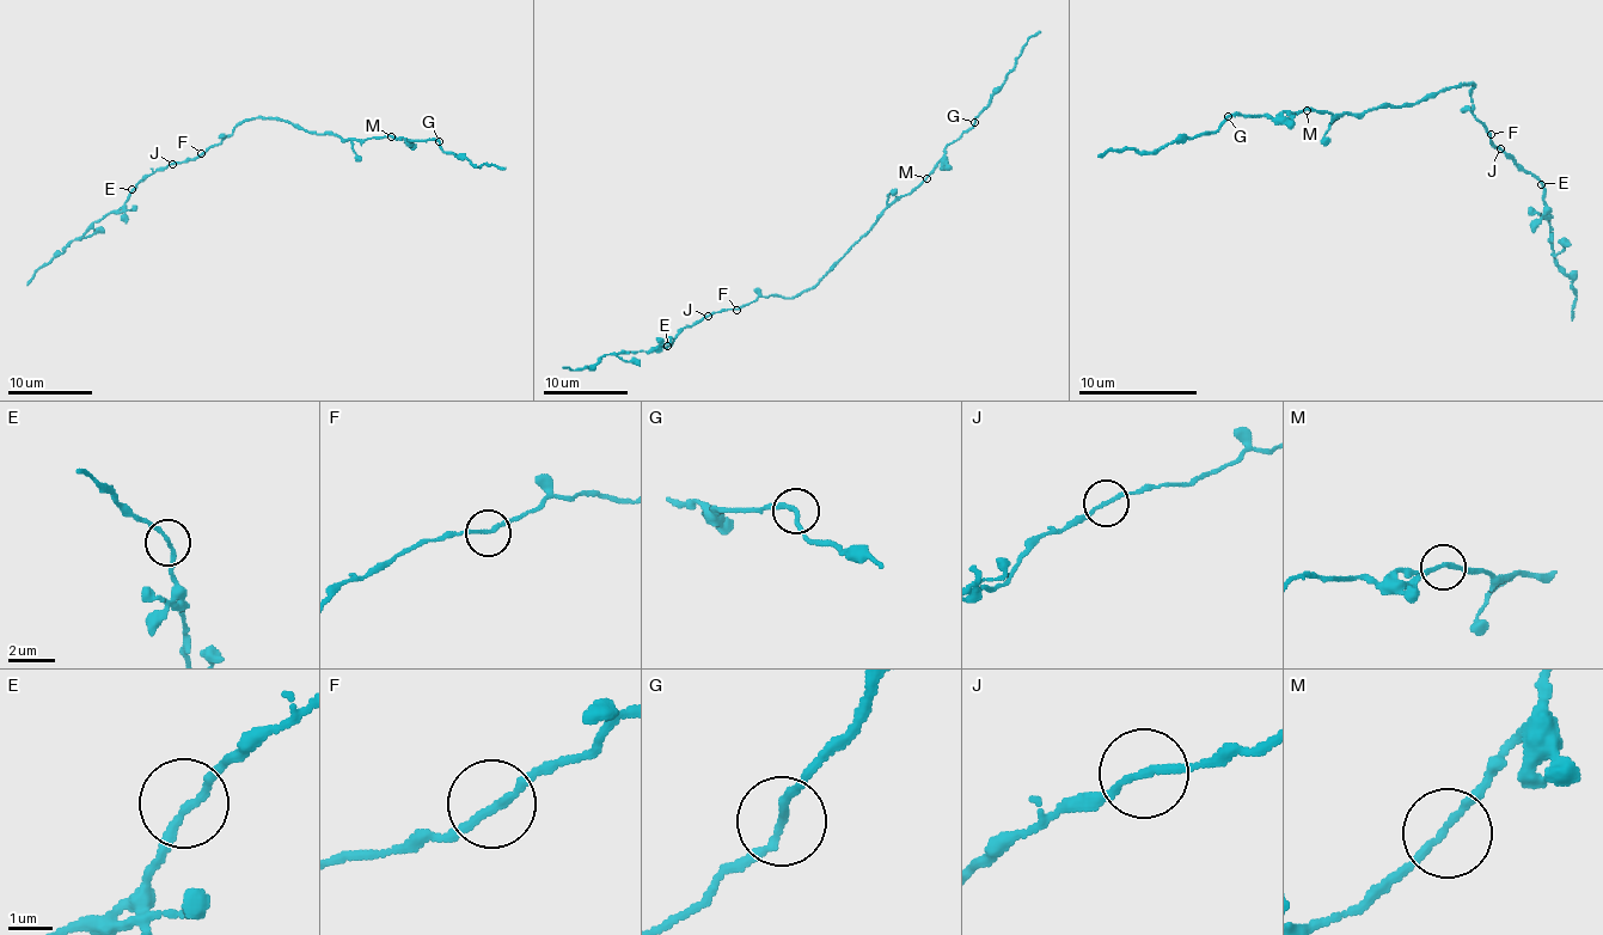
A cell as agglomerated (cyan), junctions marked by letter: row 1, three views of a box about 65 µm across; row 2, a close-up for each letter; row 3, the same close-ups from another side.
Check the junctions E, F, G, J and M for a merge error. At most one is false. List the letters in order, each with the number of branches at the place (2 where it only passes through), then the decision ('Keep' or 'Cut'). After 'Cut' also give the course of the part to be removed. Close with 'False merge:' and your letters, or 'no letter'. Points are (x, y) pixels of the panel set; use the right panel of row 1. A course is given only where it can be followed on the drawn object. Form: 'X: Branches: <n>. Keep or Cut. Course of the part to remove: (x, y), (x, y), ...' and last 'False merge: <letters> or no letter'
E: Branches: 2. Keep
F: Branches: 2. Keep
G: Branches: 2. Keep
J: Branches: 2. Keep
M: Branches: 2. Keep
False merge: no letter

